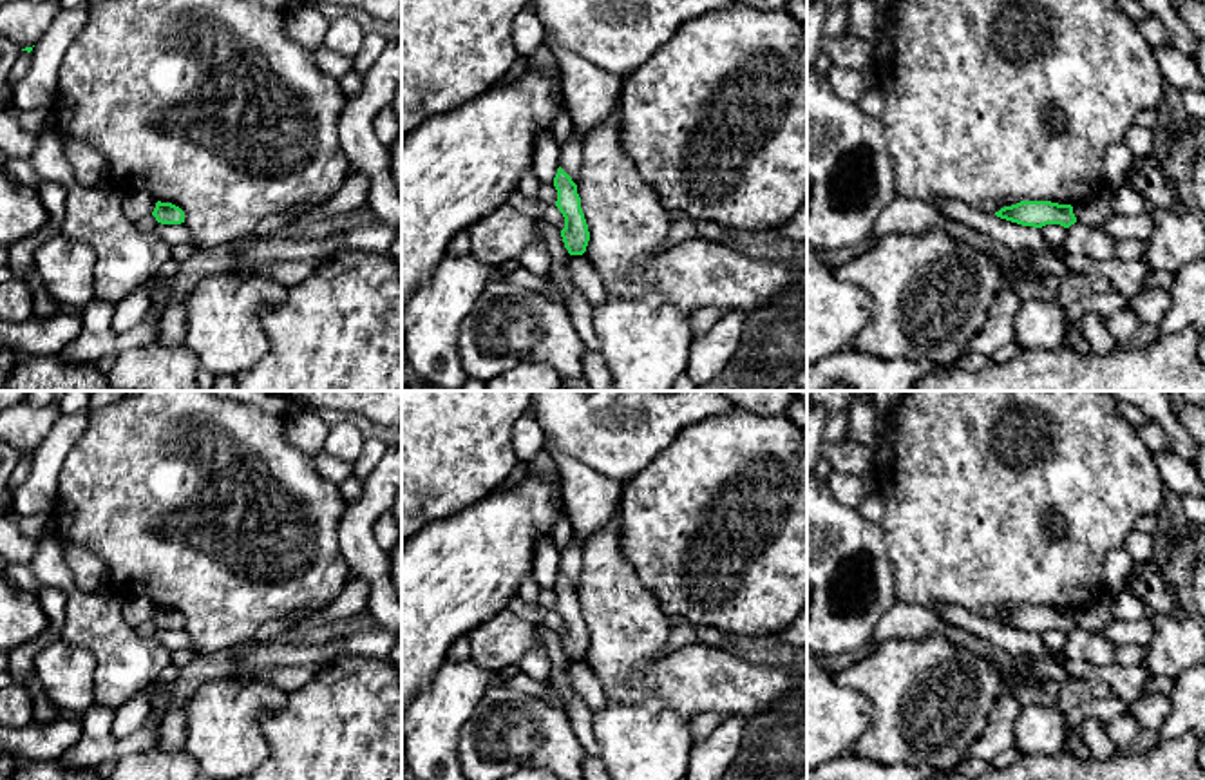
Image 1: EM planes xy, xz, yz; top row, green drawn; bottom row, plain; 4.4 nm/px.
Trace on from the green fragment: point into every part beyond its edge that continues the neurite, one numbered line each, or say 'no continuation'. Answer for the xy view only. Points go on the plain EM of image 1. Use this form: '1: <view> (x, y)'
no continuation

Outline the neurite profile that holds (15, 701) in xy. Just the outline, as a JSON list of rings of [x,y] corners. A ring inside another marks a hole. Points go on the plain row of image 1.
[[[9,684],[0,690],[0,726],[25,728],[33,722],[33,699],[25,686]]]

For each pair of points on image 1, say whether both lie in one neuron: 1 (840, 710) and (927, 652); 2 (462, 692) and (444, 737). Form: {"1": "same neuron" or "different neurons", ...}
{"1": "different neurons", "2": "same neuron"}

